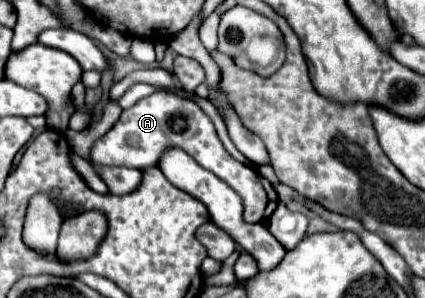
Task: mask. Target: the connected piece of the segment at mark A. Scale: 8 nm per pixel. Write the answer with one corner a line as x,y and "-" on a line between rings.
156,91
140,99
134,107
124,109
114,127
94,141
90,149
90,159
96,167
148,169
158,165
164,151
170,147
186,151
200,167
216,173
216,177
228,183
242,199
246,223
264,223
278,207
278,195
274,193
270,181
260,177
252,167
236,161
230,153
226,153
222,141
216,135
214,123
194,101
182,99
170,91

